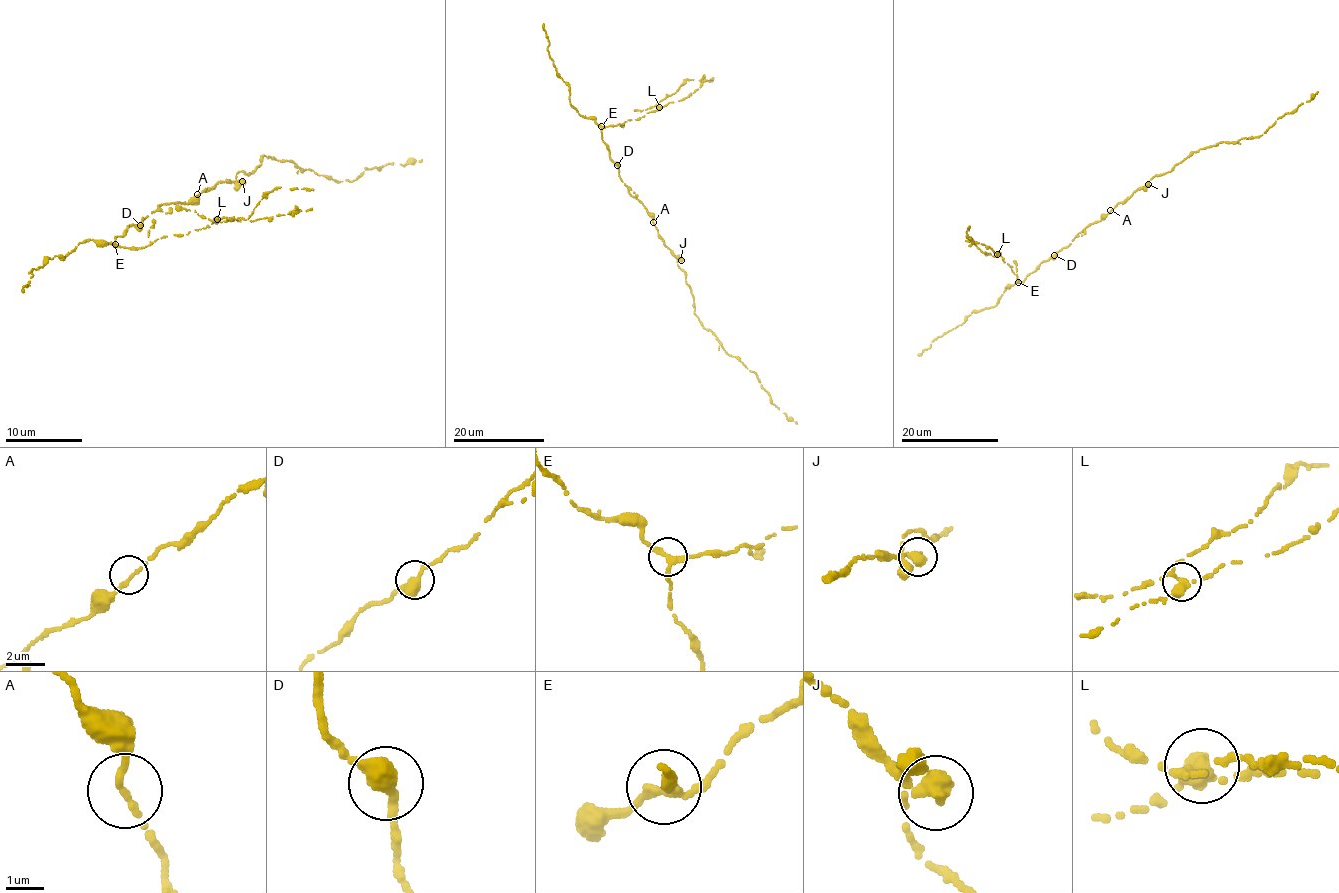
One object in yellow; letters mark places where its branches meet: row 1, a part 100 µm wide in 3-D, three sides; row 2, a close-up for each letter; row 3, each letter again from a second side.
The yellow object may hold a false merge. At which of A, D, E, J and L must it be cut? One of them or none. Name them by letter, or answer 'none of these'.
L

